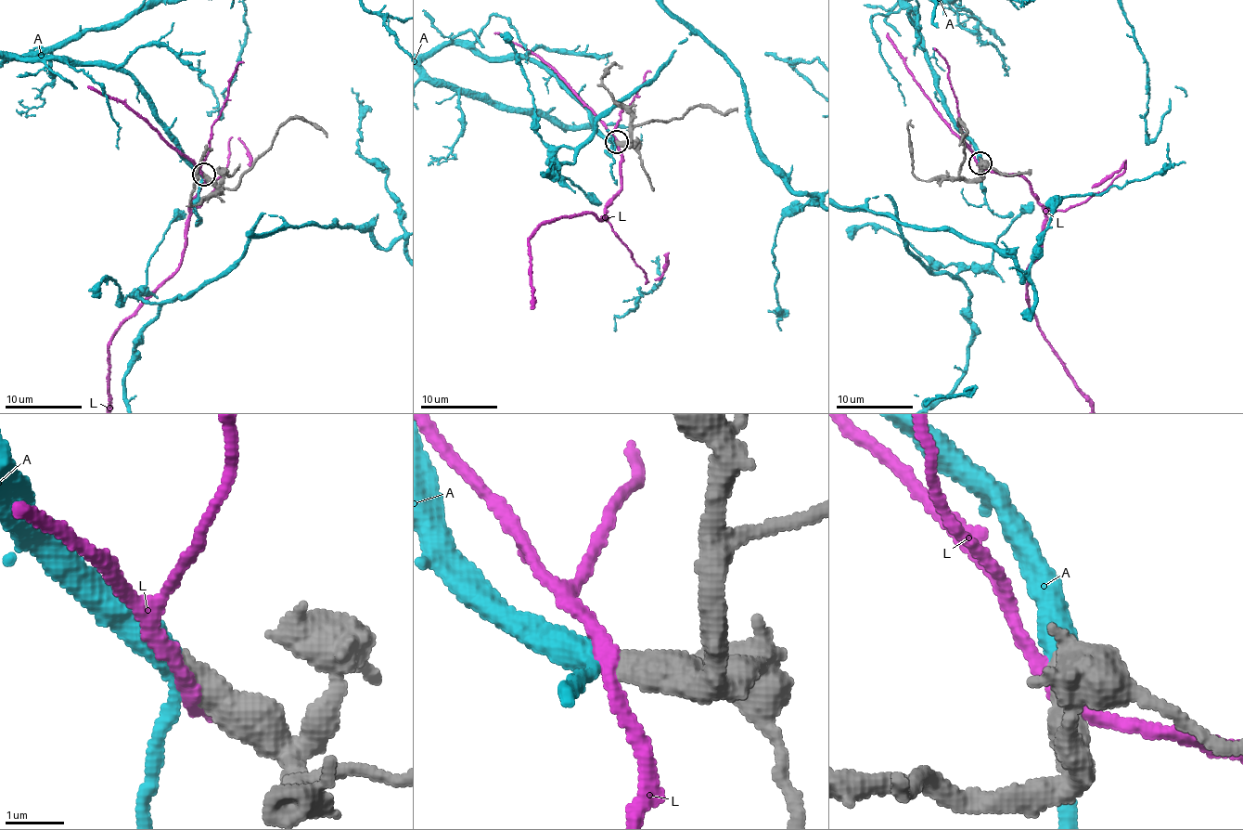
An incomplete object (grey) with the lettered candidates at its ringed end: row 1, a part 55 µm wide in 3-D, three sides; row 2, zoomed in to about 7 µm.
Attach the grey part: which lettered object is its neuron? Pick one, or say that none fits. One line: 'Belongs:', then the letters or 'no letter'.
Belongs: A

